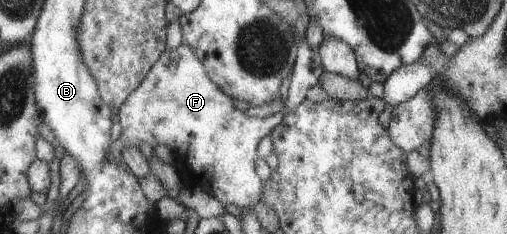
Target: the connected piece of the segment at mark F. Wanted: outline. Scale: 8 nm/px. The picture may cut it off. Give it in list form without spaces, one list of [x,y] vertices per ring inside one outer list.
[[[180,44],[157,59],[145,81],[117,109],[118,126],[114,146],[121,151],[124,146],[139,146],[144,142],[152,148],[157,145],[172,148],[173,166],[178,168],[184,188],[198,186],[198,190],[216,198],[220,204],[233,204],[241,209],[253,208],[262,200],[262,184],[254,172],[256,144],[262,136],[268,135],[272,128],[277,127],[284,115],[277,113],[270,117],[253,118],[234,108],[232,101],[233,99],[209,78],[204,64],[194,54],[193,48]]]

